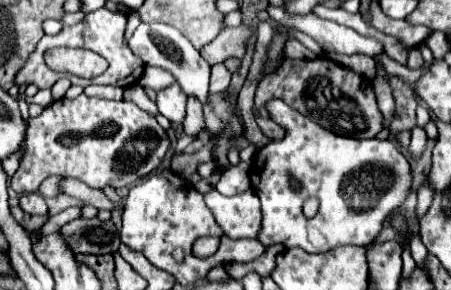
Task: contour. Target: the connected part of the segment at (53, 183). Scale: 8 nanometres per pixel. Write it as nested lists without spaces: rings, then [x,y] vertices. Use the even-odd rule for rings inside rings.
[[[49,176],[39,187],[39,193],[43,197],[53,197],[59,194],[58,184],[62,177]]]

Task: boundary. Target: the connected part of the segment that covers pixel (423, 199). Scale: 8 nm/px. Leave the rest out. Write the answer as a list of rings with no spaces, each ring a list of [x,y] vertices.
[[[424,182],[420,192],[418,192],[418,216],[422,216],[426,212],[426,208],[430,206],[430,202],[432,202],[432,198],[430,198],[432,190],[428,190],[426,186],[428,186],[428,182]]]

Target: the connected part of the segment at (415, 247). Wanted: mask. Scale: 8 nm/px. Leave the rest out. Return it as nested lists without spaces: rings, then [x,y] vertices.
[[[416,232],[410,234],[410,248],[412,248],[412,258],[416,260],[416,264],[418,264],[420,268],[426,270],[426,266],[424,266],[424,258],[428,256],[428,250],[426,250],[426,246],[420,242],[420,236],[418,236]]]

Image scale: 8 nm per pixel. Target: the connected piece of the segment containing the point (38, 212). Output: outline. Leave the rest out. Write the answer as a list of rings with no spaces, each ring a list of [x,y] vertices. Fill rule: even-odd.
[[[38,192],[20,196],[20,208],[22,208],[28,216],[44,216],[44,214],[48,214],[46,202],[44,202],[44,198],[42,198]]]

